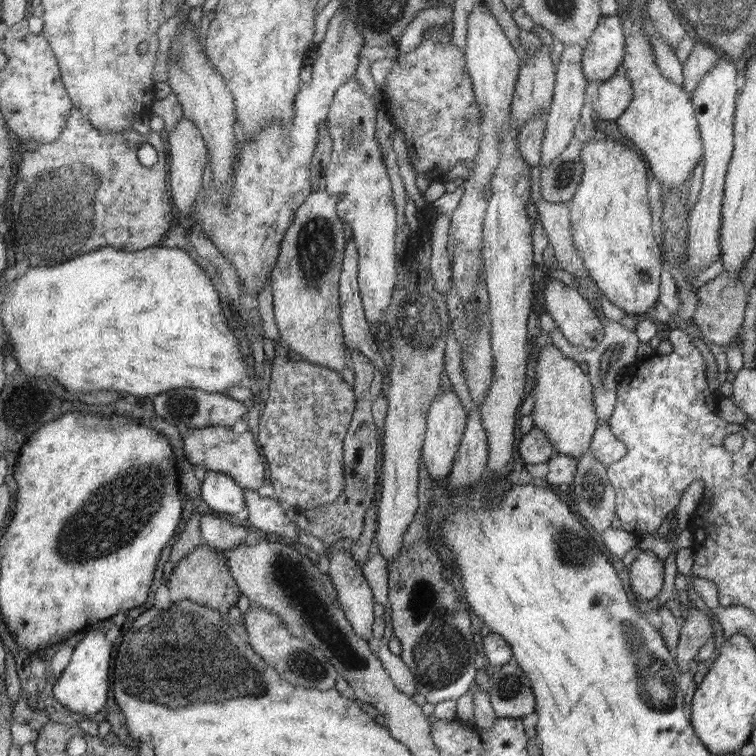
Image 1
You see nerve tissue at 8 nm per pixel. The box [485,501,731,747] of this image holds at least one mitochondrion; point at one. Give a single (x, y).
(653, 677)

